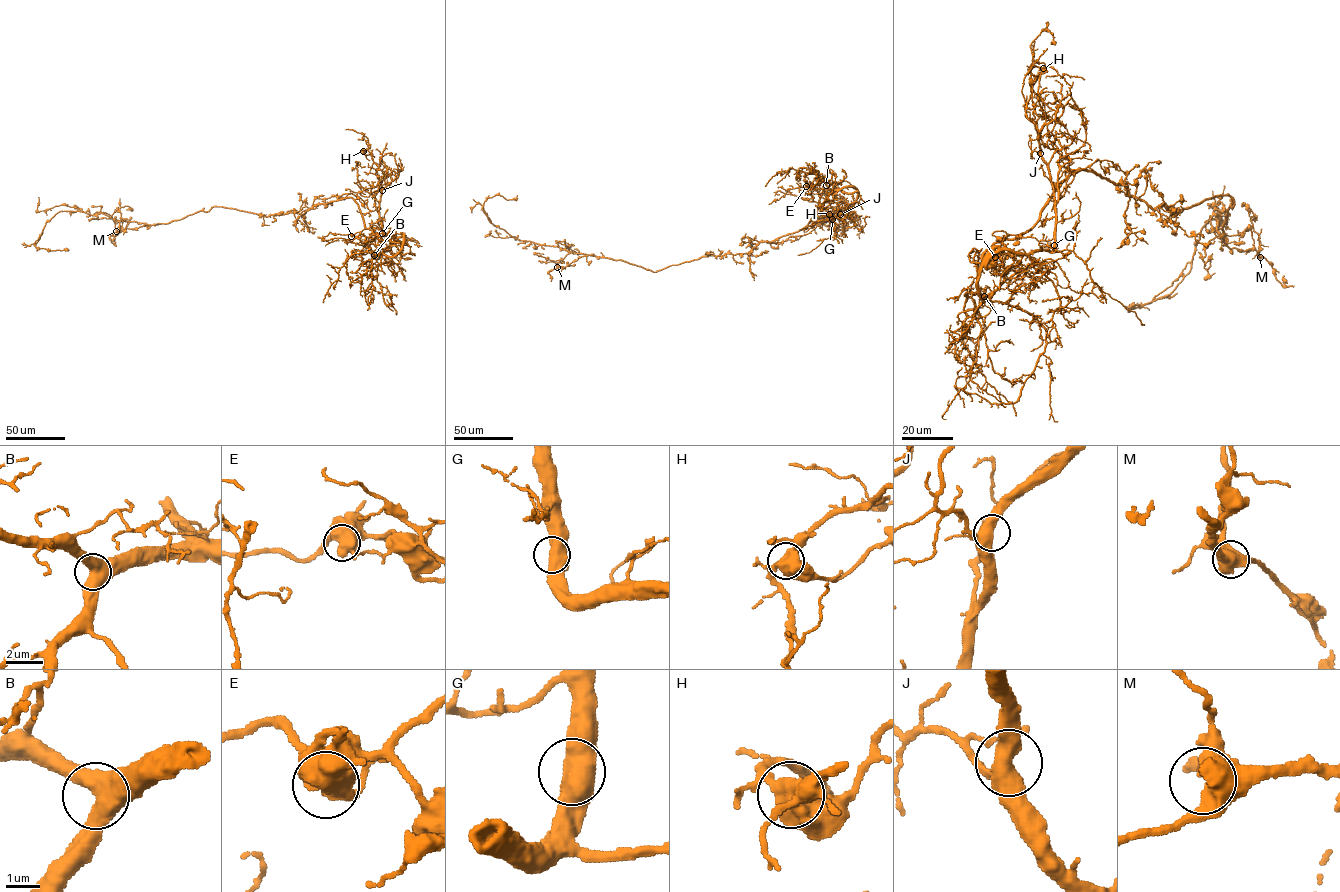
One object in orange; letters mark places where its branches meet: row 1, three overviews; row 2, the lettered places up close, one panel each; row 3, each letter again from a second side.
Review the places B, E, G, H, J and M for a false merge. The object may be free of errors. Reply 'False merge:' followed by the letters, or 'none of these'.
False merge: H

